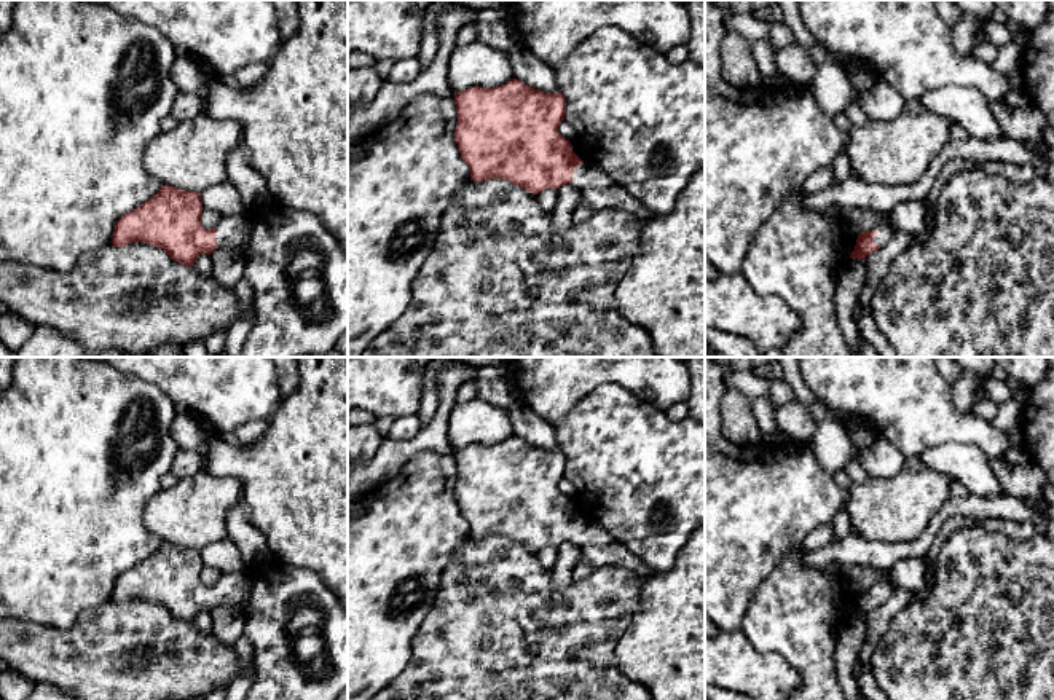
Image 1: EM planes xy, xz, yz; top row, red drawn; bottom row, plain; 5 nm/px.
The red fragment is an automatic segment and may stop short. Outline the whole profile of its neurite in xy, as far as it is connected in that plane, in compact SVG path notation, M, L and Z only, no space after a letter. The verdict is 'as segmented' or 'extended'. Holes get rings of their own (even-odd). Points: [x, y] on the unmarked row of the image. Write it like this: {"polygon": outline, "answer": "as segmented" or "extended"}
{"polygon": "M161 542L153 555L116 579L112 601L145 600L185 623L195 623L199 612L210 612L218 604L247 612L252 590L247 569L223 572L212 587L201 582L201 569L199 550Z", "answer": "extended"}

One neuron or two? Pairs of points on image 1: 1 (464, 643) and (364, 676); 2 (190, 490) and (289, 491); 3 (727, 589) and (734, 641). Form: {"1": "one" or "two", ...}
{"1": "two", "2": "two", "3": "two"}

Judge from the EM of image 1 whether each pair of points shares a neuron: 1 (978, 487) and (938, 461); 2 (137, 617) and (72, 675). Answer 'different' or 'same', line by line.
1: same
2: same

